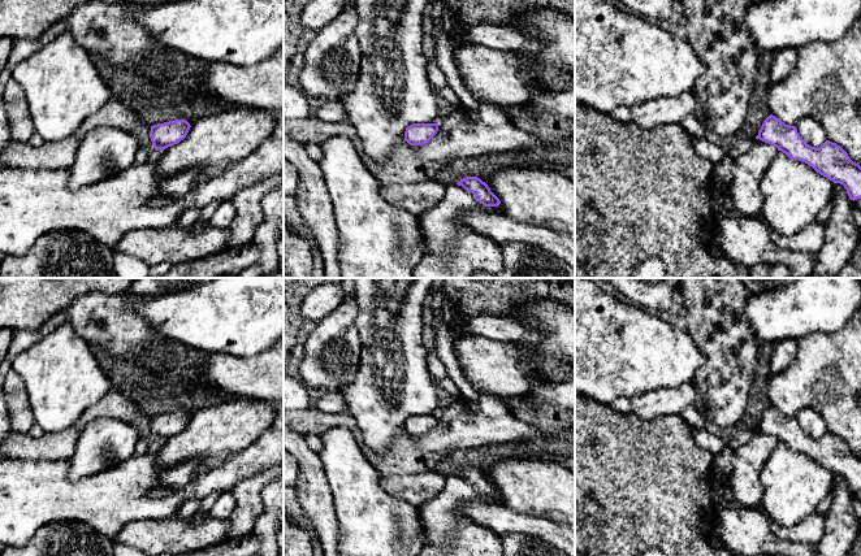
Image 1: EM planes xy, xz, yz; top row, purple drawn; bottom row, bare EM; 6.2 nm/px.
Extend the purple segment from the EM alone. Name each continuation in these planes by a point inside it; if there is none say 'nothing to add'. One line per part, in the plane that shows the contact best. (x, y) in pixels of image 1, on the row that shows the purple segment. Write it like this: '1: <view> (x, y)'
nothing to add

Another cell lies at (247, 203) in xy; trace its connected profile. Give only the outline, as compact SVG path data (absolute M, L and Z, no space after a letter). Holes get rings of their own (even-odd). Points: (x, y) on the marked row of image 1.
M272 177L255 186L237 192L232 203L237 210L230 226L230 238L226 249L251 243L258 226L263 222L261 201L282 181L282 177Z

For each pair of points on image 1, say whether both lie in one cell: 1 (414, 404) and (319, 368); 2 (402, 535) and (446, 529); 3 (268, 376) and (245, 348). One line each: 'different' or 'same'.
1: different
2: different
3: different

